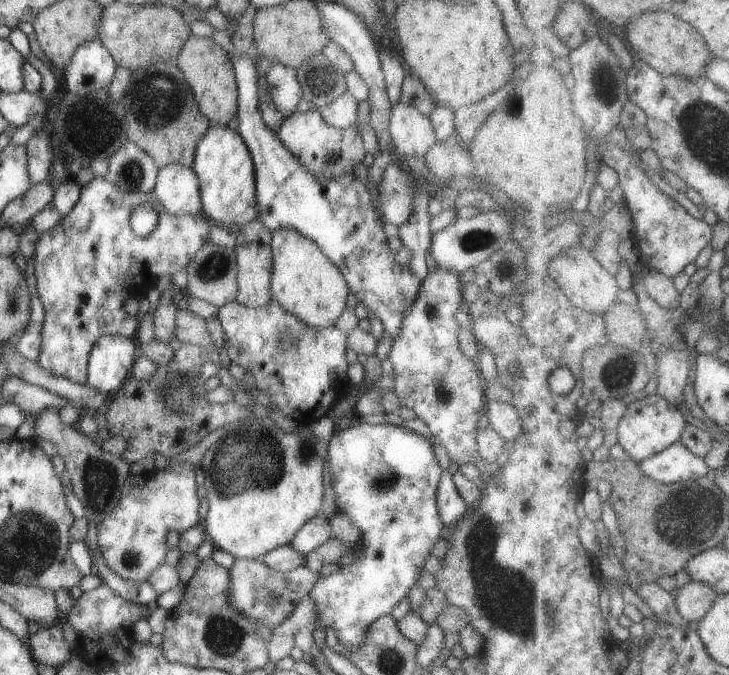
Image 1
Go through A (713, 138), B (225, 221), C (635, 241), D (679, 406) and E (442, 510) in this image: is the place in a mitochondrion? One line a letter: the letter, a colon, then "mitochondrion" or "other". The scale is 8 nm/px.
A: mitochondrion
B: other
C: other
D: other
E: other

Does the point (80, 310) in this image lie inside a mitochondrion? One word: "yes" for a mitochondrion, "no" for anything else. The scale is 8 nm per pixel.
no

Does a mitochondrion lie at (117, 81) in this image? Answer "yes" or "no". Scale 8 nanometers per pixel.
no

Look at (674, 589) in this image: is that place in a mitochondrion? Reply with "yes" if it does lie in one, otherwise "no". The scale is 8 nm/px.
no

